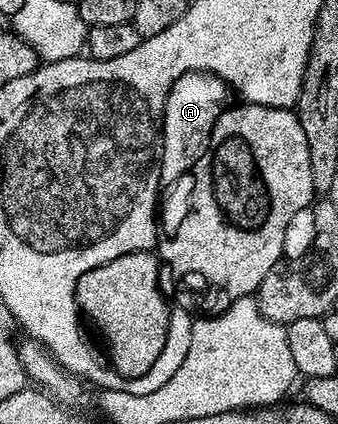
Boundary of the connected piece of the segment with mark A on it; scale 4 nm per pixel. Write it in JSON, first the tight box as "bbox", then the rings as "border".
{"bbox":[161,71,229,187],"border":[[[189,71],[173,83],[162,119],[161,186],[165,187],[210,147],[211,131],[225,110],[228,93],[229,86],[209,71]]]}

